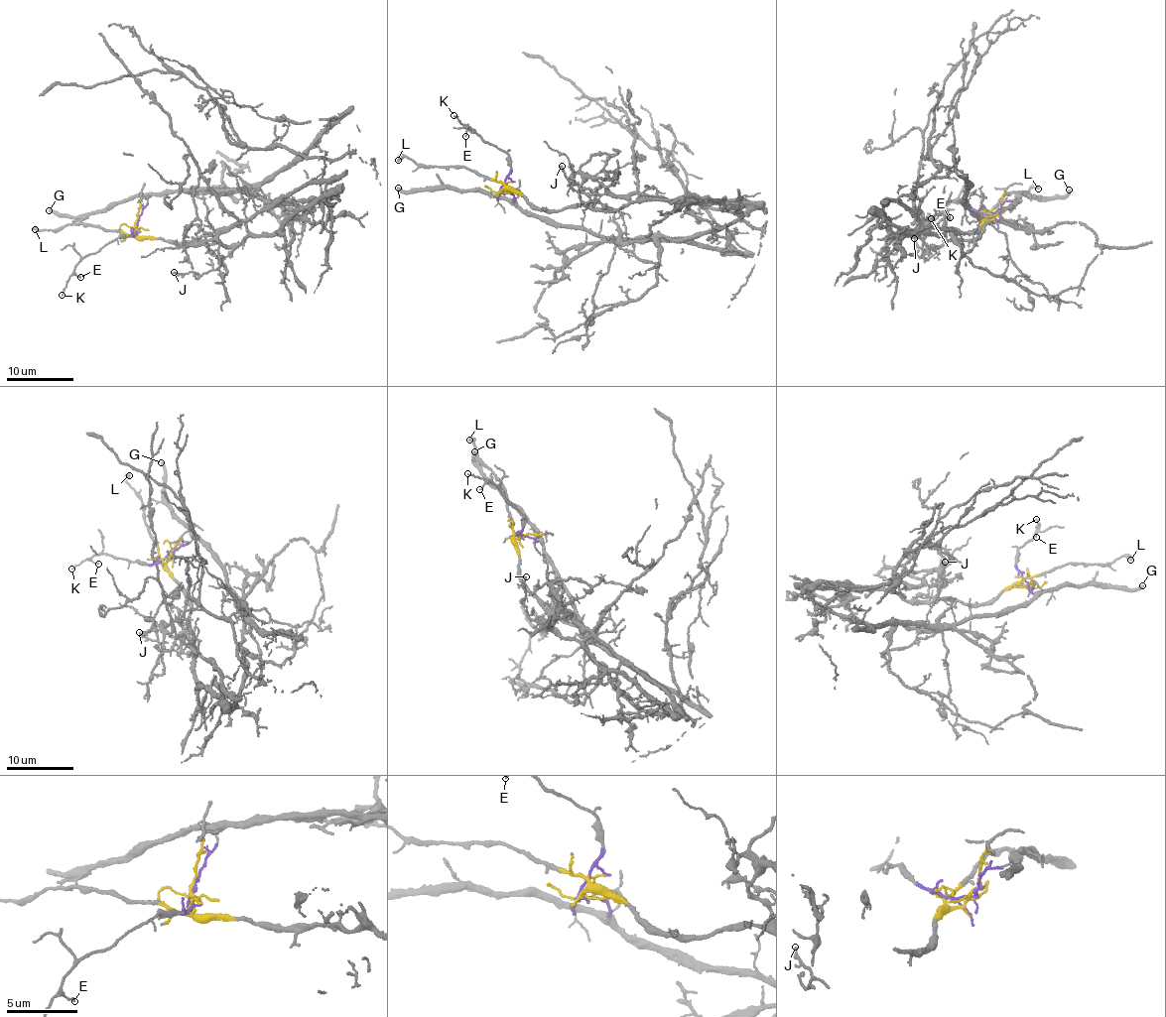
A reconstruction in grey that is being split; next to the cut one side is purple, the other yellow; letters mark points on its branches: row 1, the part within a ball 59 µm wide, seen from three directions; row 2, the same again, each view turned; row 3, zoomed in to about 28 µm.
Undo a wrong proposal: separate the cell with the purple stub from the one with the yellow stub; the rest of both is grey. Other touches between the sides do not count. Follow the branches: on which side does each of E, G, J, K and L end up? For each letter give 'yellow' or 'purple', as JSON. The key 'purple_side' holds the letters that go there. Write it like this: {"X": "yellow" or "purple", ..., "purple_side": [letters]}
{"E": "purple", "G": "purple", "J": "yellow", "K": "purple", "L": "yellow", "purple_side": ["E", "G", "K"]}

